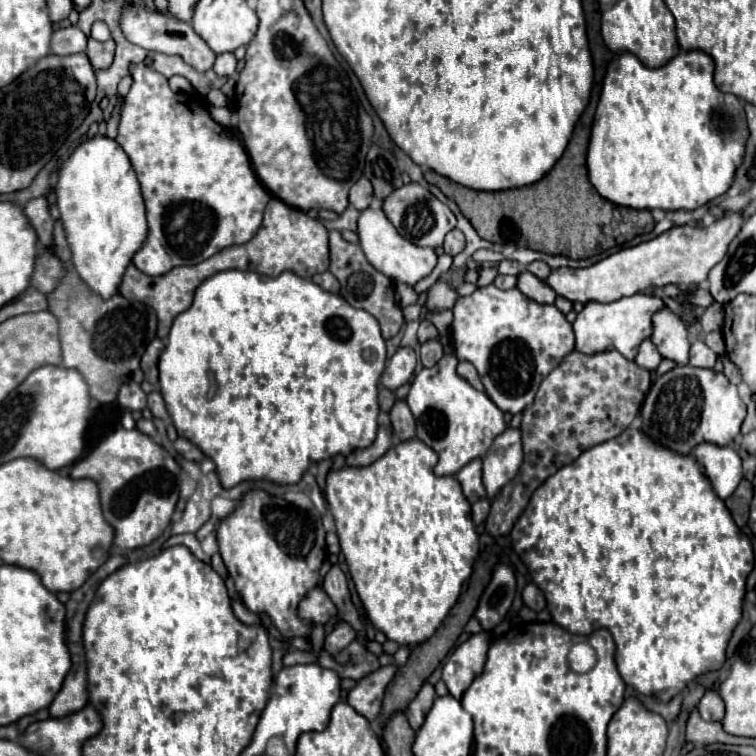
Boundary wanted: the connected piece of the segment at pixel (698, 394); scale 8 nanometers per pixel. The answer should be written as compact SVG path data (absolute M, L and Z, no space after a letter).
M676 365L668 373L656 377L642 403L640 417L640 431L646 437L680 455L690 455L700 443L726 447L740 433L746 405L742 403L736 385L732 385L724 373L692 365Z

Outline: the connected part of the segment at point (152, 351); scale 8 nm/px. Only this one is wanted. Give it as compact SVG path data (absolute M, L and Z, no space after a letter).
M156 337L154 343L150 343L150 347L146 347L146 351L142 355L142 371L154 387L158 387L158 357L160 357L162 349L164 349L164 343Z

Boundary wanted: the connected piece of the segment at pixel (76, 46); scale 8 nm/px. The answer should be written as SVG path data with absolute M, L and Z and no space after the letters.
M78 27L56 29L52 35L52 53L56 55L72 55L86 49L88 37Z

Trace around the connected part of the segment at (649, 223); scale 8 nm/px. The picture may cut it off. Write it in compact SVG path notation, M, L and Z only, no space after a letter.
M590 105L580 121L576 123L574 137L564 151L562 159L554 165L554 169L540 179L538 183L514 191L470 191L450 179L426 169L424 179L430 185L436 185L444 195L456 201L462 215L472 223L472 227L482 235L482 239L490 243L520 243L522 247L532 247L534 251L542 251L548 255L562 255L570 259L584 259L614 245L624 245L632 241L636 235L650 233L654 229L654 219L648 211L634 211L630 207L618 207L606 199L602 199L592 183L588 181L586 171L586 147L588 147L588 131L594 117L594 105Z

